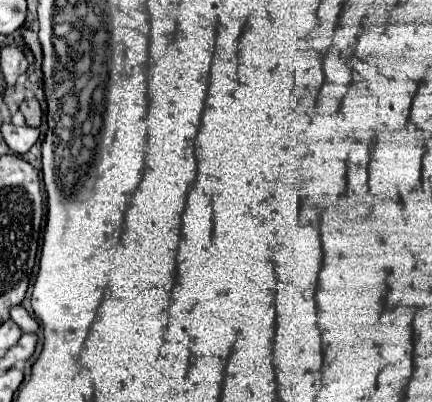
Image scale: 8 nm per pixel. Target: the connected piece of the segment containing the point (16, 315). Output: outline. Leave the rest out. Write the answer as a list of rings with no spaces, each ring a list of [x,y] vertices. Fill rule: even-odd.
[[[22,305],[12,307],[12,309],[10,309],[10,317],[12,317],[12,321],[14,321],[24,333],[36,333],[36,331],[38,331],[36,319],[32,319],[30,313],[28,313]]]

